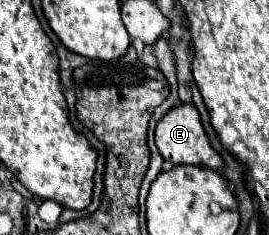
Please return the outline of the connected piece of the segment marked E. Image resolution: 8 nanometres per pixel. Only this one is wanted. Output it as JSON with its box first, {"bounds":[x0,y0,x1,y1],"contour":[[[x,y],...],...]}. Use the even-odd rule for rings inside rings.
{"bounds":[156,103,224,169],"contour":[[[182,103],[178,107],[172,107],[156,125],[156,147],[164,161],[170,161],[172,165],[200,165],[208,169],[220,169],[224,167],[224,161],[220,153],[210,145],[208,135],[200,123],[200,113],[192,103]]]}

